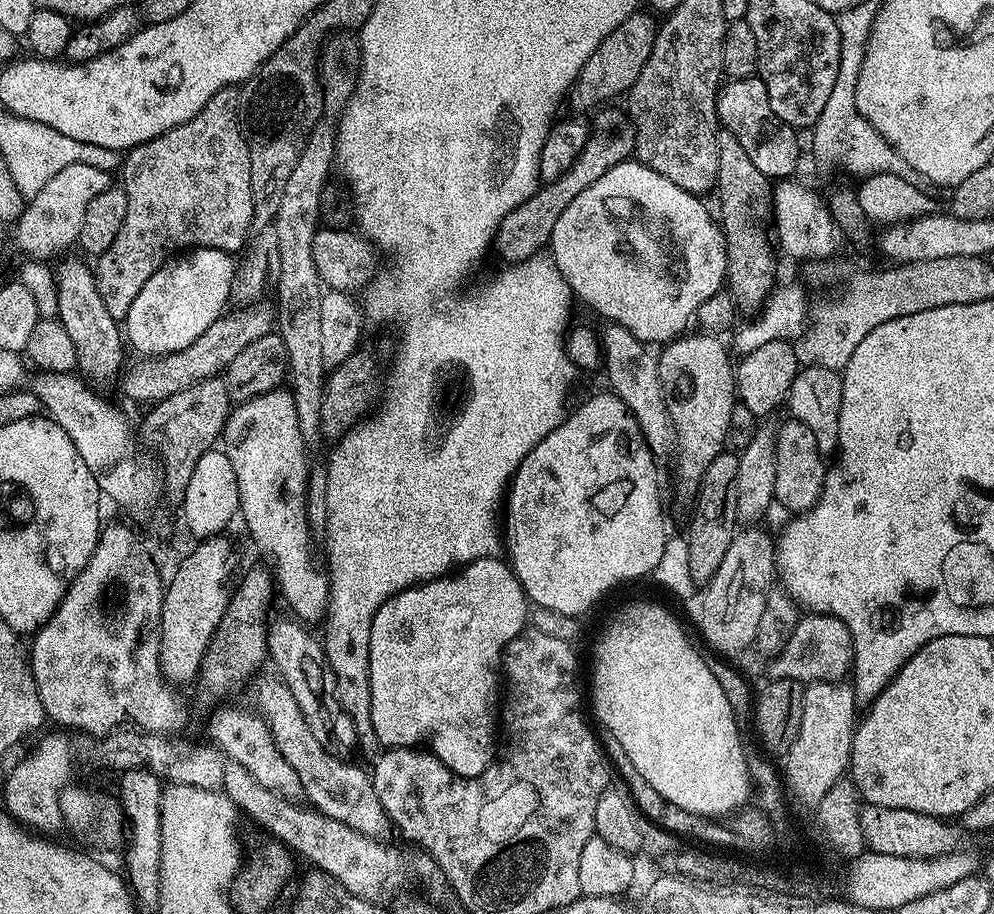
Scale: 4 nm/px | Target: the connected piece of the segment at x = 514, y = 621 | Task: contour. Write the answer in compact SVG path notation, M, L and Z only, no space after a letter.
M489 558L475 560L473 564L463 565L459 570L437 580L426 580L413 588L394 594L374 614L374 622L370 626L370 731L385 749L419 748L423 746L432 752L456 776L465 780L480 776L492 765L498 755L498 709L502 704L502 657L509 642L524 631L528 620L530 601L524 595L524 588L513 574L511 567L503 559Z

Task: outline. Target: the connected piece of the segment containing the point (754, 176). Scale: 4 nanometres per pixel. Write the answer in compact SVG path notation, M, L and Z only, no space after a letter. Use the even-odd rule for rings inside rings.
M722 128L717 133L719 172L717 172L717 187L720 190L720 225L727 242L727 277L728 290L736 300L737 309L747 314L755 313L763 307L765 301L772 294L776 283L776 250L771 237L766 234L765 222L768 222L772 207L774 191L771 179L750 161L749 154L743 149L738 138L729 130Z

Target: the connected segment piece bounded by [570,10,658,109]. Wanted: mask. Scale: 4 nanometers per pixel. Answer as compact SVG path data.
M637 10L630 18L626 18L626 22L615 28L600 43L598 50L594 50L590 58L586 58L586 66L582 66L579 80L572 85L570 101L572 100L573 106L595 109L597 106L615 101L612 100L615 96L623 97L631 90L638 74L642 74L642 66L646 66L646 58L650 58L650 50L656 41L657 31L657 17L647 11Z

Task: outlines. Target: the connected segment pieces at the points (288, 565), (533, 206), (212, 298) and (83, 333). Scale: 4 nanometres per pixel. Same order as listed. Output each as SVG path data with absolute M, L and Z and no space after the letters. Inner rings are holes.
M277 386L271 392L264 392L250 400L237 403L228 413L222 433L222 451L234 466L234 478L238 478L238 498L240 499L239 519L244 519L256 548L269 560L270 571L275 579L279 595L284 595L288 608L297 621L312 626L315 620L323 621L329 614L330 576L316 565L312 557L314 533L307 520L307 482L310 457L304 453L306 443L299 433L298 413L291 391L283 392Z
M604 106L595 113L593 120L590 120L590 131L586 146L578 154L578 158L558 177L557 180L547 181L543 186L537 187L536 193L526 202L522 202L514 210L502 218L502 222L496 231L494 241L494 252L502 259L508 260L509 265L515 266L523 260L528 260L531 256L543 253L549 247L554 225L558 222L562 210L586 190L586 186L594 186L606 170L614 170L623 160L629 159L636 150L636 128L634 120L628 115L623 107ZM600 112L600 113L599 113Z
M194 248L177 255L158 269L154 278L138 290L126 321L126 340L144 356L165 356L186 350L206 326L225 315L232 294L236 264L229 253L213 248Z
M65 255L59 265L55 265L56 289L58 290L58 310L56 316L60 325L70 334L70 342L74 342L76 351L76 368L87 377L93 385L108 384L112 379L117 379L121 368L125 365L124 348L126 340L122 335L121 325L110 313L102 302L102 294L98 294L96 273L79 260L81 257Z

